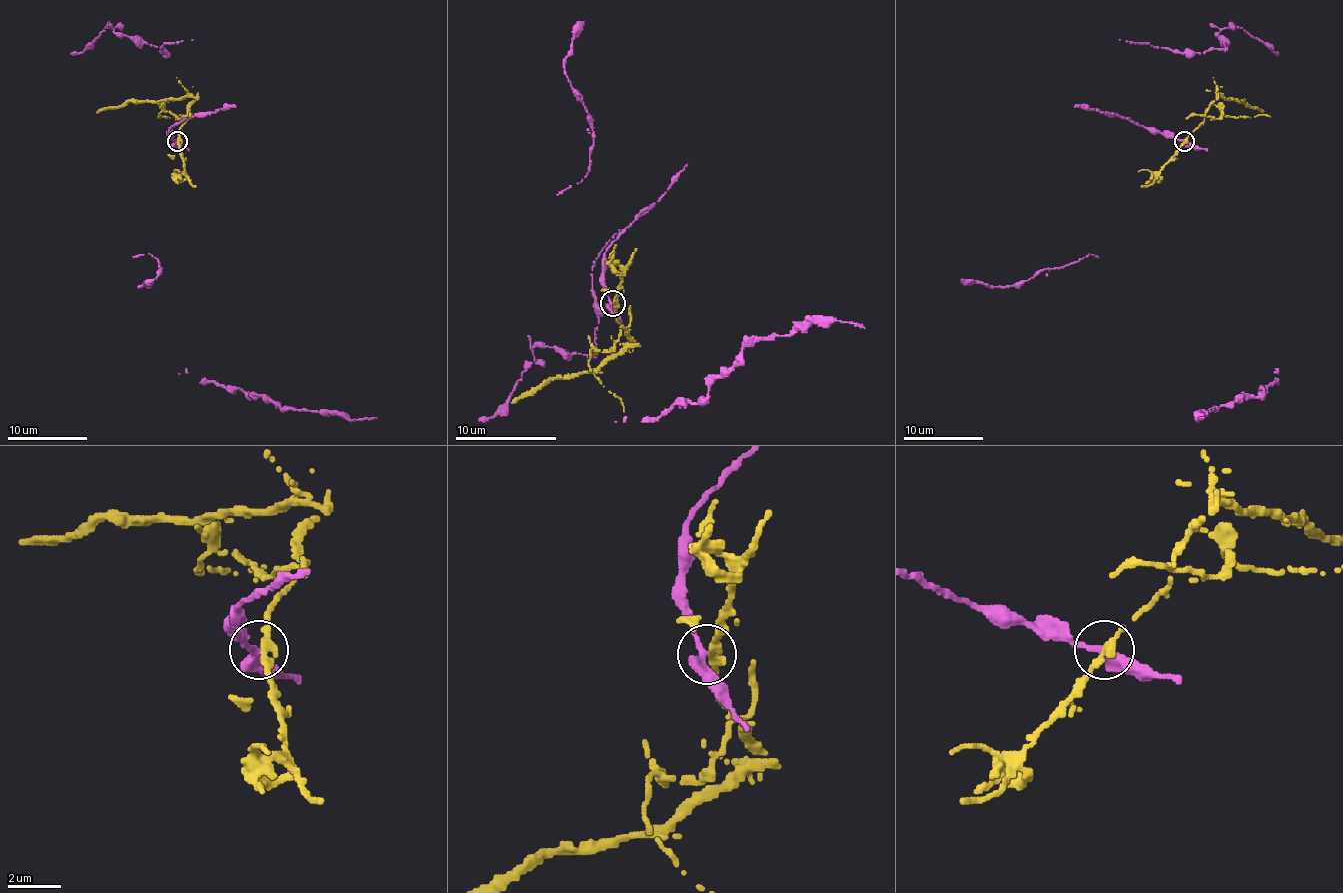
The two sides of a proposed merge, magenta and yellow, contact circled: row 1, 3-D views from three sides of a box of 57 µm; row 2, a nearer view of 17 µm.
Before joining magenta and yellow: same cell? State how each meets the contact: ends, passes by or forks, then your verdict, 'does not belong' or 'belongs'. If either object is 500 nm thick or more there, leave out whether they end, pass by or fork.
magenta passes by; yellow ends there; does not belong

